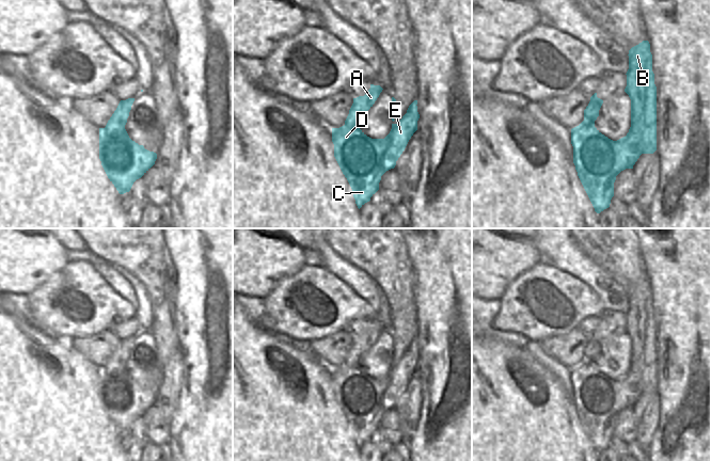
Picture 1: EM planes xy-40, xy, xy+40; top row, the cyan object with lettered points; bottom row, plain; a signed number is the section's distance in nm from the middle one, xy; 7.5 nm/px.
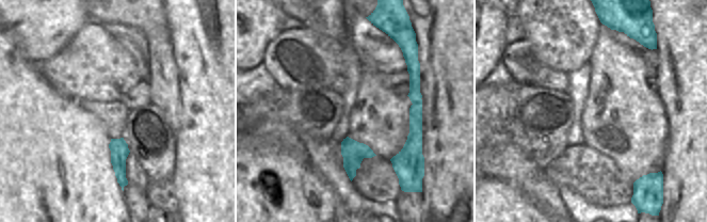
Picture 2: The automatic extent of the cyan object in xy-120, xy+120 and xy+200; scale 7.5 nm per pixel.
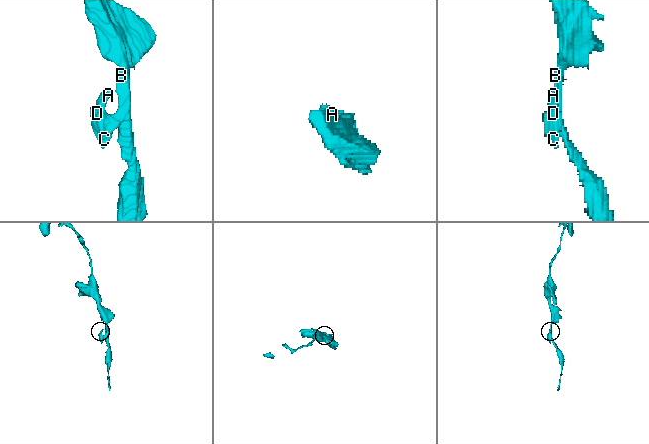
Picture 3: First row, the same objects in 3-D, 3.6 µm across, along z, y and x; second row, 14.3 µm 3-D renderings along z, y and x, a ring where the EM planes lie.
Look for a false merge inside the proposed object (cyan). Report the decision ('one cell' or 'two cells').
two cells

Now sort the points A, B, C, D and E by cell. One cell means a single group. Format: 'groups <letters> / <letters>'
groups A C D E / B

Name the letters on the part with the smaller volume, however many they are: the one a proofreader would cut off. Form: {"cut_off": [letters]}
{"cut_off": ["A", "C", "D", "E"]}

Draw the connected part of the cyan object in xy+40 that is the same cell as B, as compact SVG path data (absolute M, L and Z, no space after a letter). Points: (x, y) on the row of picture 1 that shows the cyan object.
M643 41L629 50L629 69L625 92L631 99L629 132L644 134L649 126L657 126L657 86L652 71L650 44Z

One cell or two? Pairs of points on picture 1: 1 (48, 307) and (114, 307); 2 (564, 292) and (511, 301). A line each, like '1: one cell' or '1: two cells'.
1: one cell
2: one cell

